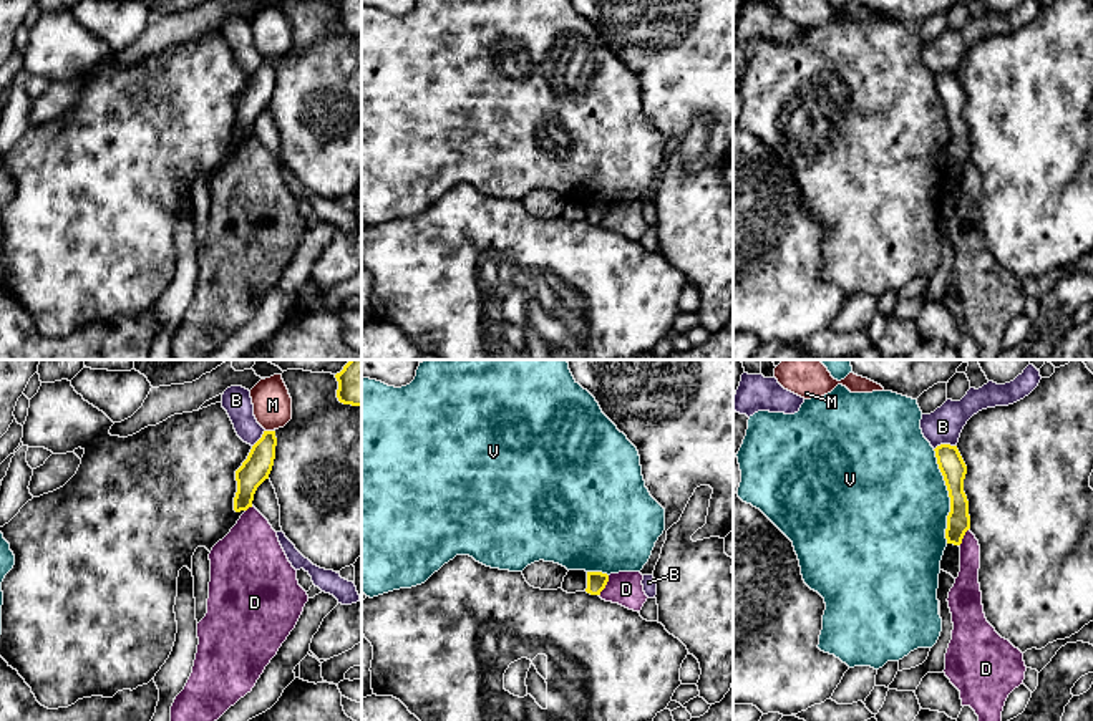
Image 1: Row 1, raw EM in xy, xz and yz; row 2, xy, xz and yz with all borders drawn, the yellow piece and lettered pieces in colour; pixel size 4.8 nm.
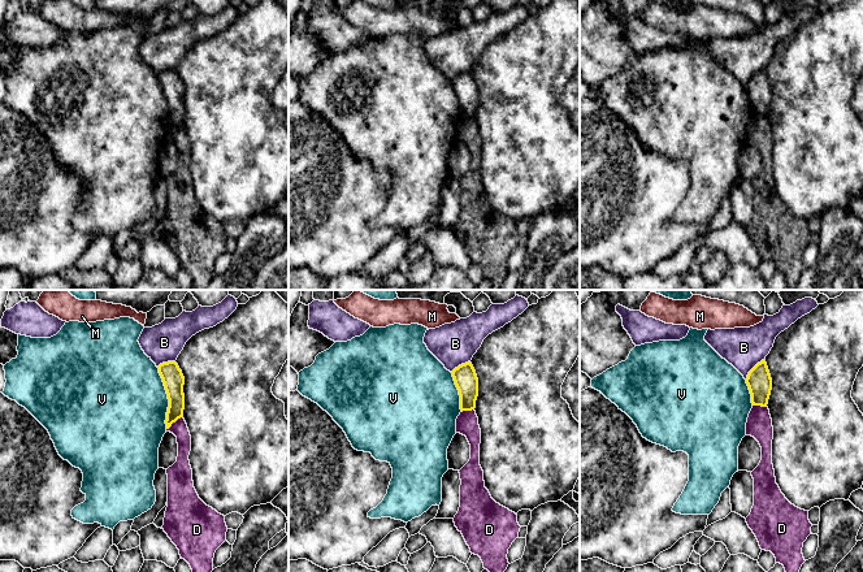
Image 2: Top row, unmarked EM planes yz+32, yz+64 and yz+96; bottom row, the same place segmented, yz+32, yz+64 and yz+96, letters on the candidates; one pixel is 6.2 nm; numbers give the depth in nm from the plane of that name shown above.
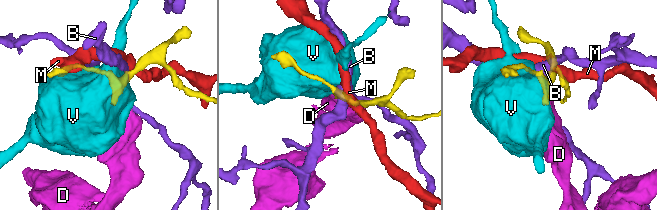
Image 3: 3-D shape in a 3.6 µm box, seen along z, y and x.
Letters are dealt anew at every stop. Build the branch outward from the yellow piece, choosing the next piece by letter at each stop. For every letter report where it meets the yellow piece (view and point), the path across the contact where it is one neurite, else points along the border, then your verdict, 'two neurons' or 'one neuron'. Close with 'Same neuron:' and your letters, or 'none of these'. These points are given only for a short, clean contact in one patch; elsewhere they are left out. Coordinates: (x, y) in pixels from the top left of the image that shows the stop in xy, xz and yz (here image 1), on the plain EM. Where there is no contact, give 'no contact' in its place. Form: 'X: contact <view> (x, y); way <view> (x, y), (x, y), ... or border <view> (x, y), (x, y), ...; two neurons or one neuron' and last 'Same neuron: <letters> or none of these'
B: contact yz (944, 73); border yz (954, 73), (939, 73), (934, 78); two neurons
D: contact xz (604, 214); border xz (609, 204), (599, 224); two neurons
M: contact xy (269, 60); border xy (266, 58), (272, 60); two neurons
V: contact yz (949, 125); two neurons
Same neuron: none of these

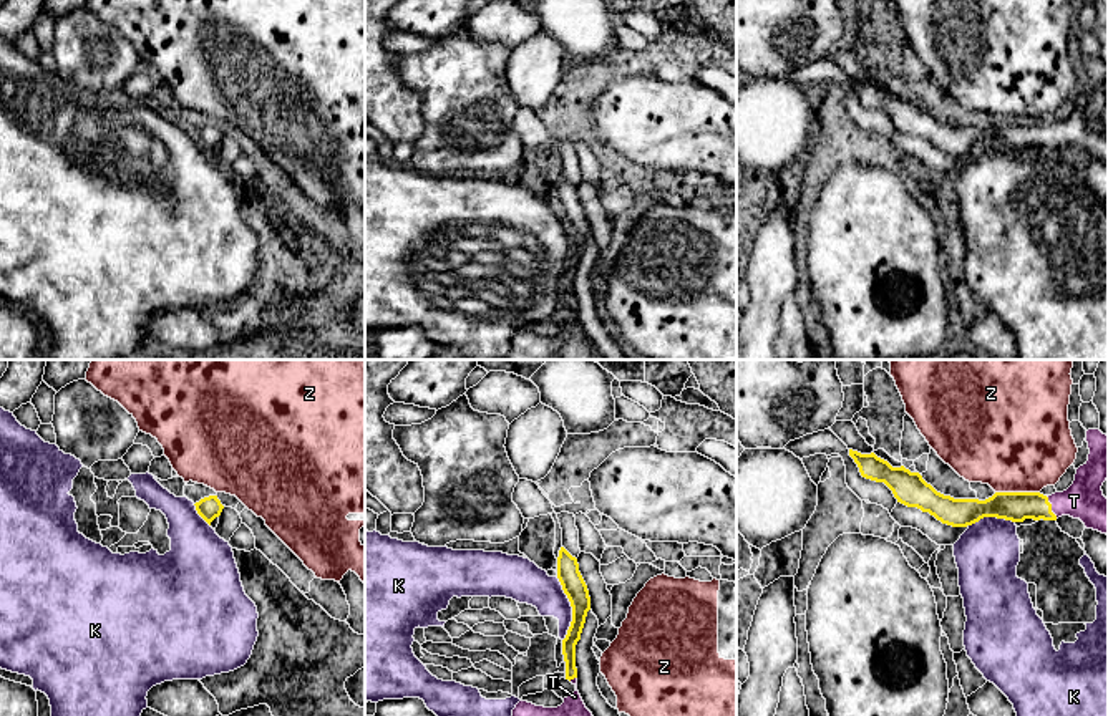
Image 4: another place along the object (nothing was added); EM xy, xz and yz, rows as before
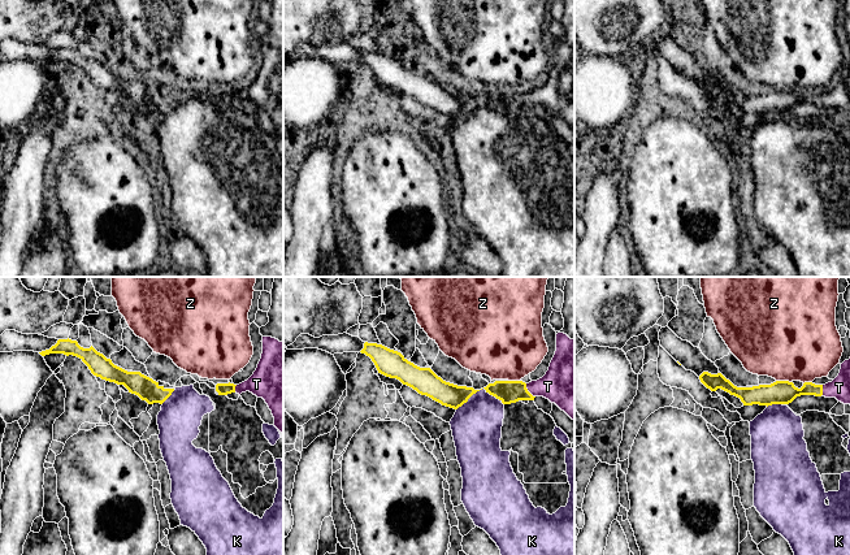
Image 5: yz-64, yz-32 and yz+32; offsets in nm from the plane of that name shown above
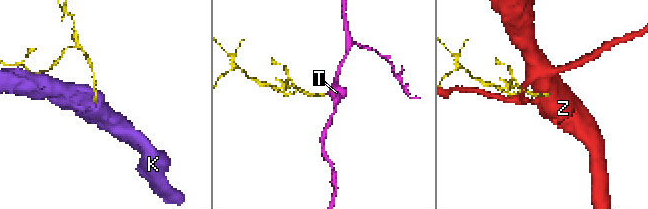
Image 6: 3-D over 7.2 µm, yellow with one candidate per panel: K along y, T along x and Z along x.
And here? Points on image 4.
K: contact xz (573, 237); border xz (556, 206), (571, 236), (571, 254), (563, 269); two neurons
T: contact yz (1050, 136); way yz (1012, 135), (1050, 136), (1083, 128); one neuron
Z: contact yz (1017, 121); two neurons
Same neuron: T

